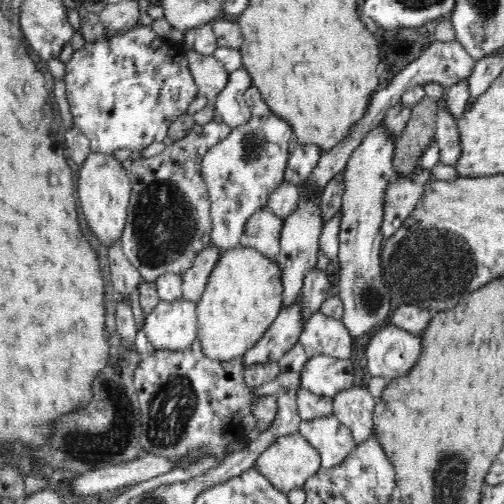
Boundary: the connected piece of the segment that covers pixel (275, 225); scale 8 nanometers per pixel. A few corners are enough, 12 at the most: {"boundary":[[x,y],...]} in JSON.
{"boundary":[[270,208],[246,222],[240,243],[277,260],[283,219]]}

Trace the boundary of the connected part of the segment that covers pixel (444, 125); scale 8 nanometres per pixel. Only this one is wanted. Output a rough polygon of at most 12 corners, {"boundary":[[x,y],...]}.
{"boundary":[[446,94],[437,101],[435,140],[439,160],[455,166],[460,154],[457,120],[446,106]]}

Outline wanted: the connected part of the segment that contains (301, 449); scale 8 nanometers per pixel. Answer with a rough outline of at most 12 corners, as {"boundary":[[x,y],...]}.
{"boundary":[[300,431],[276,439],[255,463],[277,490],[303,489],[321,468]]}

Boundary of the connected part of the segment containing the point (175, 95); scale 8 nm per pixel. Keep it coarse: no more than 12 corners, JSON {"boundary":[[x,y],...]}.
{"boundary":[[150,25],[65,64],[91,150],[162,142],[199,95]]}

